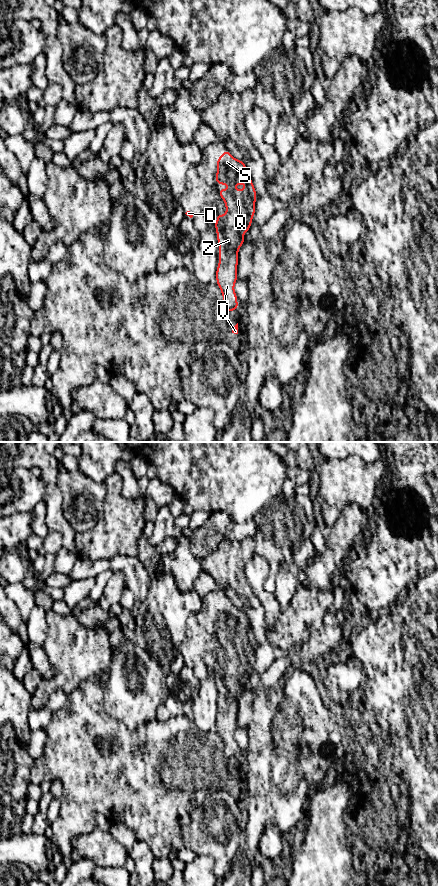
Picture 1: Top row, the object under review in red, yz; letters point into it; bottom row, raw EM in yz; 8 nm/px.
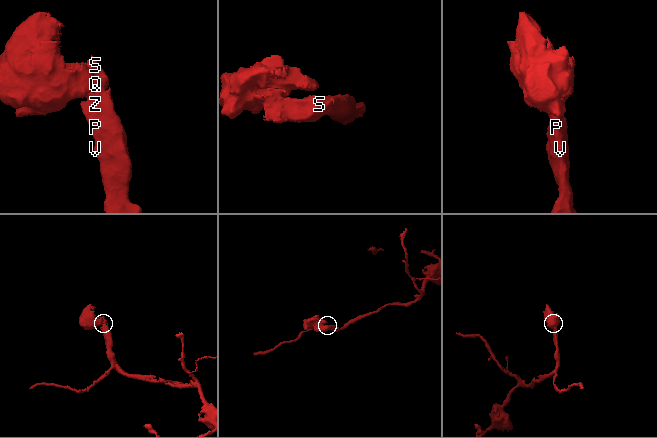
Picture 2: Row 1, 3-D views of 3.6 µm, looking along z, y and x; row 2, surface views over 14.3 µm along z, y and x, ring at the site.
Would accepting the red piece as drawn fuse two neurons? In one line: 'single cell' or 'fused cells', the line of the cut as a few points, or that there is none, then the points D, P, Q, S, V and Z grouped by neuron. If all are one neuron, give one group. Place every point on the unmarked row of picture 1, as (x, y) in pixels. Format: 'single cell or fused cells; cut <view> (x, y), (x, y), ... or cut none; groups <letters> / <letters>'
single cell; cut none; groups D P Q S V Z

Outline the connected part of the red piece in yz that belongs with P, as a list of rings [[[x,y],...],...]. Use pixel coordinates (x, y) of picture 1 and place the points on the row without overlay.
[[[227,597],[217,606],[217,617],[216,631],[230,635],[229,638],[218,639],[225,650],[227,662],[217,662],[215,670],[219,692],[216,731],[221,737],[224,754],[230,762],[232,758],[238,758],[234,739],[238,727],[238,698],[245,689],[243,683],[252,673],[257,643],[245,611],[235,607]]]

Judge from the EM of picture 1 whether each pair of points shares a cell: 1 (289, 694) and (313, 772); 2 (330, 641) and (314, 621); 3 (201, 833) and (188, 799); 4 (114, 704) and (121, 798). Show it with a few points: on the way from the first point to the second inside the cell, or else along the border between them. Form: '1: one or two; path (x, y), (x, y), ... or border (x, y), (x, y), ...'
1: one; path (308, 713), (314, 719), (314, 753)
2: two; border (327, 611), (323, 617), (323, 624), (303, 643)
3: two; border (208, 793), (193, 809), (190, 820), (183, 826)
4: two; border (104, 697), (104, 710), (119, 720), (131, 733)

